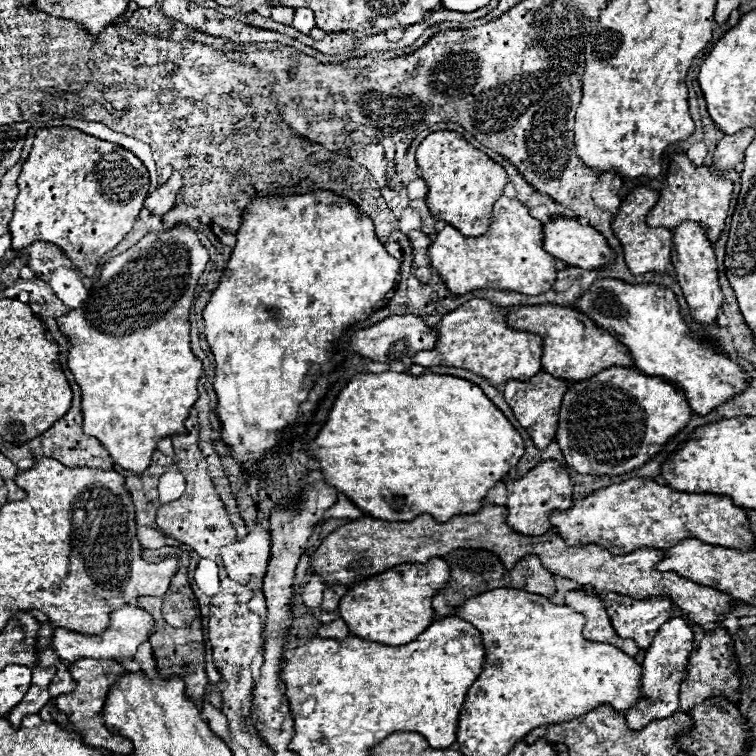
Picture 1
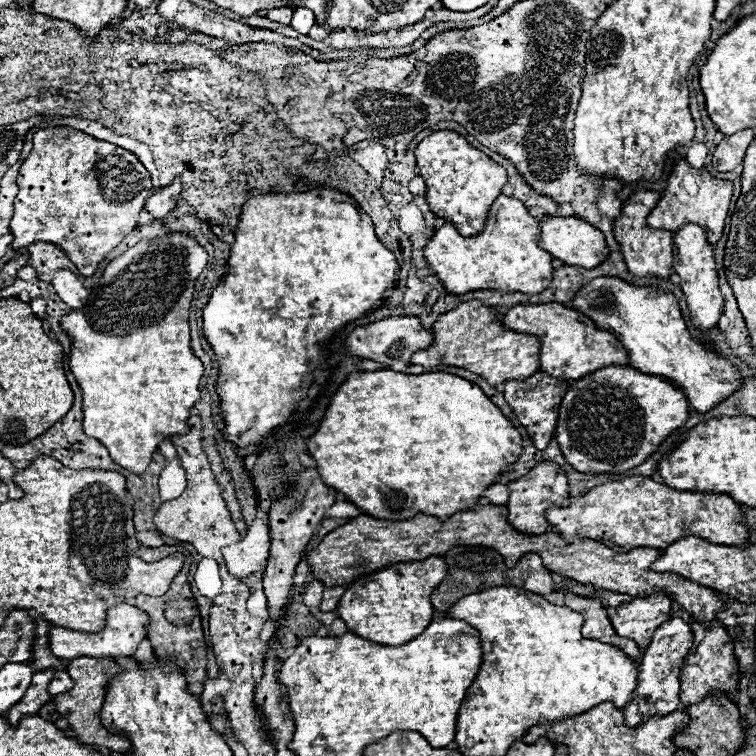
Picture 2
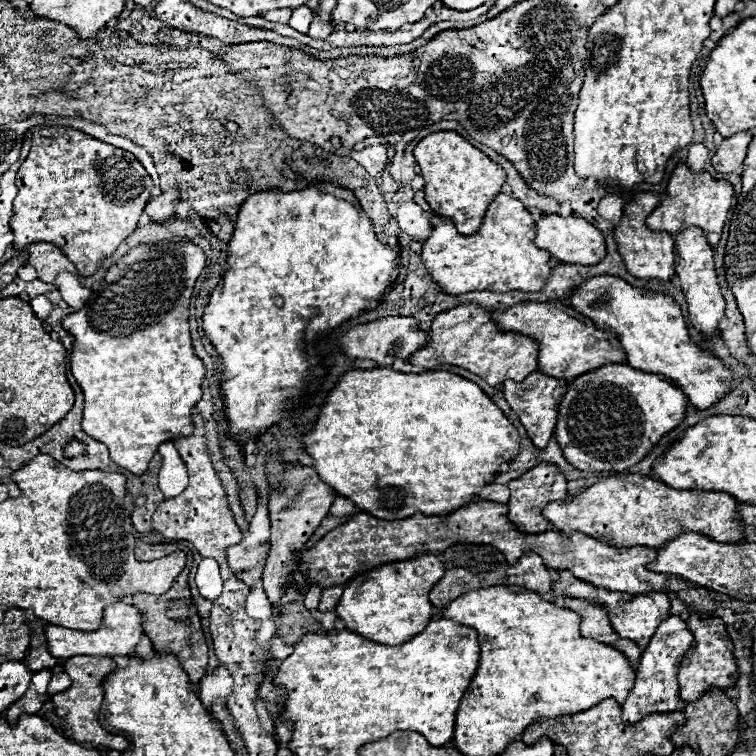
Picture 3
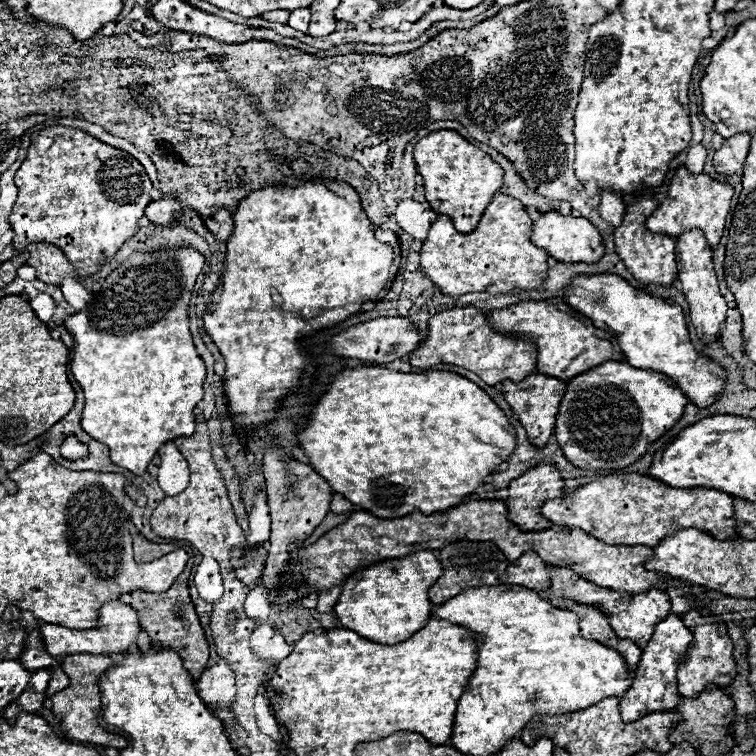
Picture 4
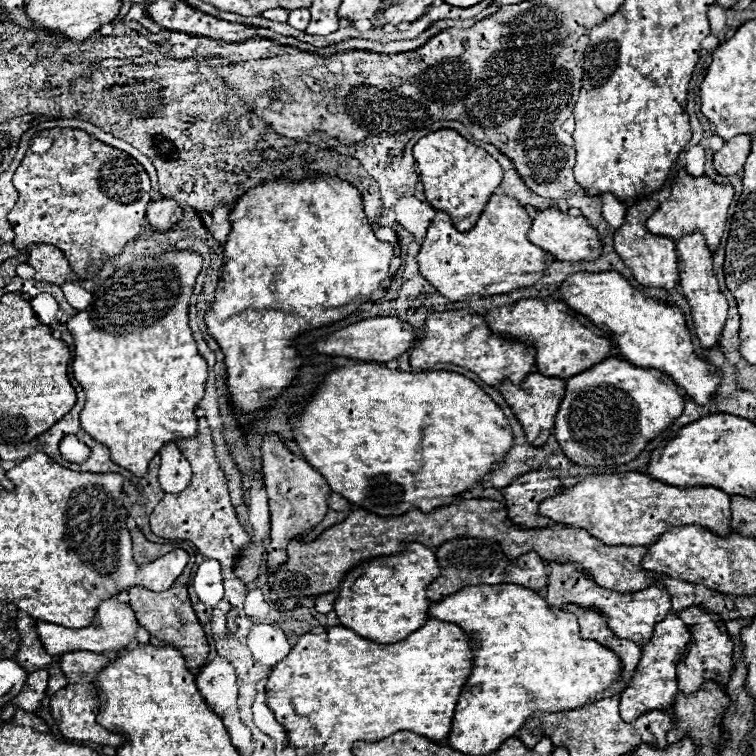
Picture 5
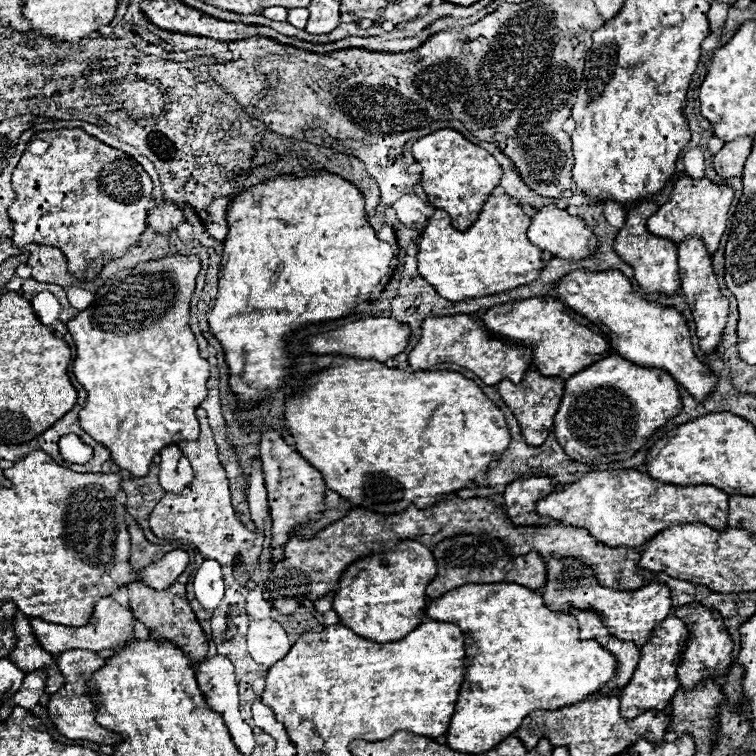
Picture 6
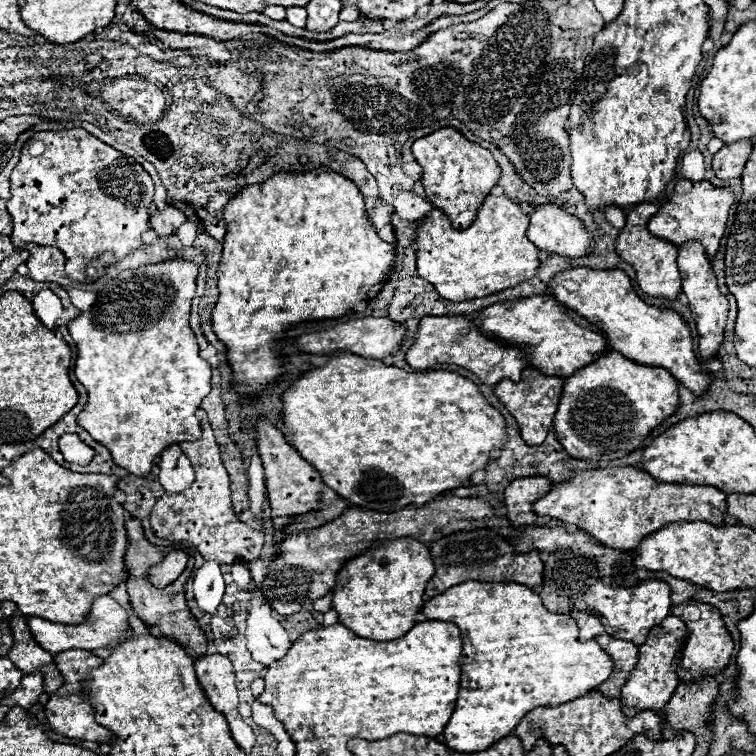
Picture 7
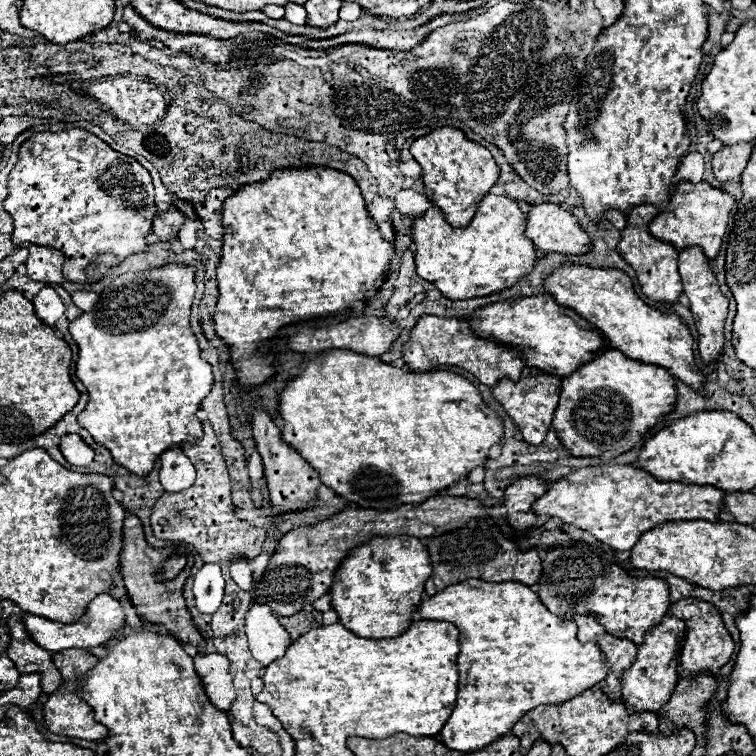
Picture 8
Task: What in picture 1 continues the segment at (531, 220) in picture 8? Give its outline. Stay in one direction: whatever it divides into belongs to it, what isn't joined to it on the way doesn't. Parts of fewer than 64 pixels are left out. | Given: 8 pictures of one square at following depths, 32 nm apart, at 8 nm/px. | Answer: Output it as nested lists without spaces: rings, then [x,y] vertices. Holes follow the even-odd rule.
[[[552,218],[550,222],[542,224],[542,232],[544,232],[544,240],[542,240],[544,250],[548,250],[554,258],[566,262],[568,266],[576,264],[580,268],[596,270],[614,262],[614,252],[606,244],[606,238],[592,226],[580,224],[576,218]]]

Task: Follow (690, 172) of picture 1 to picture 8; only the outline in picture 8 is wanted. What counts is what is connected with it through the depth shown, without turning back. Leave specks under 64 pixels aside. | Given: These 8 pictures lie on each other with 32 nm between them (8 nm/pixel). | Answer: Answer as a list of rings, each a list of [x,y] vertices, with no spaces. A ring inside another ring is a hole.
[[[678,182],[668,208],[660,212],[656,220],[650,224],[650,234],[658,240],[672,244],[678,250],[684,250],[688,246],[700,246],[704,250],[704,256],[708,260],[714,260],[714,256],[718,256],[720,252],[722,236],[726,232],[728,214],[732,206],[734,206],[734,198],[728,192],[712,188],[708,182],[700,182],[700,184]]]

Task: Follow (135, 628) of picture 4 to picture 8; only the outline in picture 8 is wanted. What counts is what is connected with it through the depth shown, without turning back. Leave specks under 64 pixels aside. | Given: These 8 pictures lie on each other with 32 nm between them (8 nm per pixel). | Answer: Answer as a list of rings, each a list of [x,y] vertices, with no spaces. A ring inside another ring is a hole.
[[[100,594],[88,604],[84,616],[78,622],[62,624],[62,622],[54,622],[54,620],[48,620],[48,618],[34,616],[34,614],[24,614],[22,620],[24,620],[24,626],[26,626],[28,634],[32,636],[32,640],[40,648],[54,654],[54,652],[62,652],[62,650],[70,650],[70,648],[86,648],[88,650],[88,648],[106,644],[114,634],[118,634],[120,628],[124,628],[124,608],[112,596]]]

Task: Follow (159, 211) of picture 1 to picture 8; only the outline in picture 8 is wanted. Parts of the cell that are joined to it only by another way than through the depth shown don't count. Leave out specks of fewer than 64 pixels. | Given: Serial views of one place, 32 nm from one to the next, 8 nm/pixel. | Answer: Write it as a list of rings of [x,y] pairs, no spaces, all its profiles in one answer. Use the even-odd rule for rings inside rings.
[[[168,210],[166,214],[158,214],[156,216],[156,222],[152,224],[154,228],[154,234],[162,240],[162,242],[168,242],[172,238],[178,236],[182,224],[186,222],[186,216],[182,212],[172,212]]]

